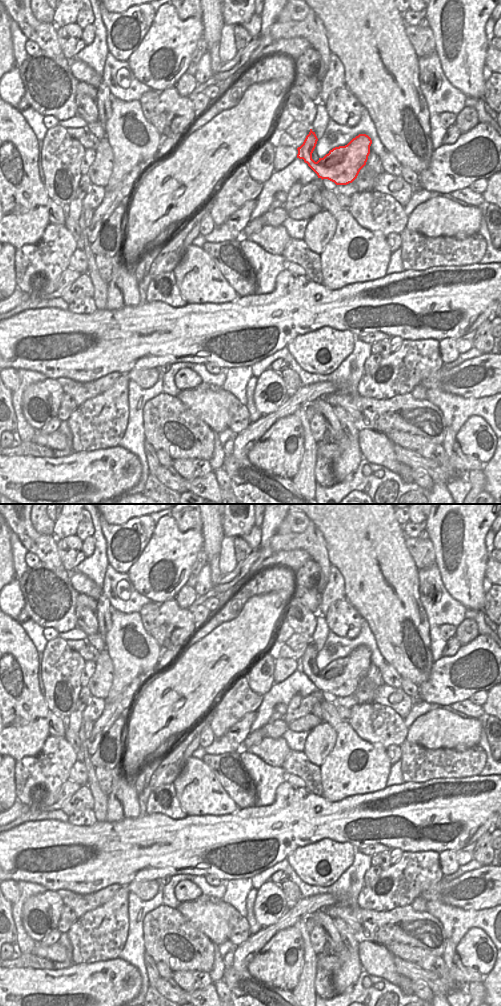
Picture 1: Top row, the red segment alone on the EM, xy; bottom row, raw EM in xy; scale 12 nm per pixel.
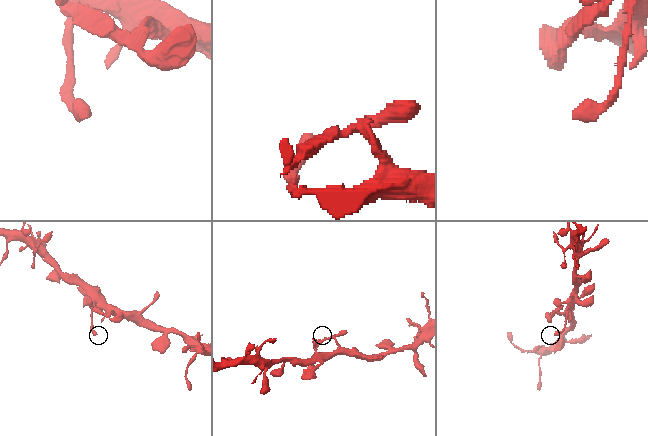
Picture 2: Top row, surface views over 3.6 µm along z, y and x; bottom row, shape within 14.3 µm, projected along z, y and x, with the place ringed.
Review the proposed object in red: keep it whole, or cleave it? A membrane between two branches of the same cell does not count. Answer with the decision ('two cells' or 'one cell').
one cell

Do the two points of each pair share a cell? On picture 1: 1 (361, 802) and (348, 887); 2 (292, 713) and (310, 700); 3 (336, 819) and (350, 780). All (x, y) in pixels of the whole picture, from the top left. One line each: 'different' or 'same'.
1: different
2: same
3: different

